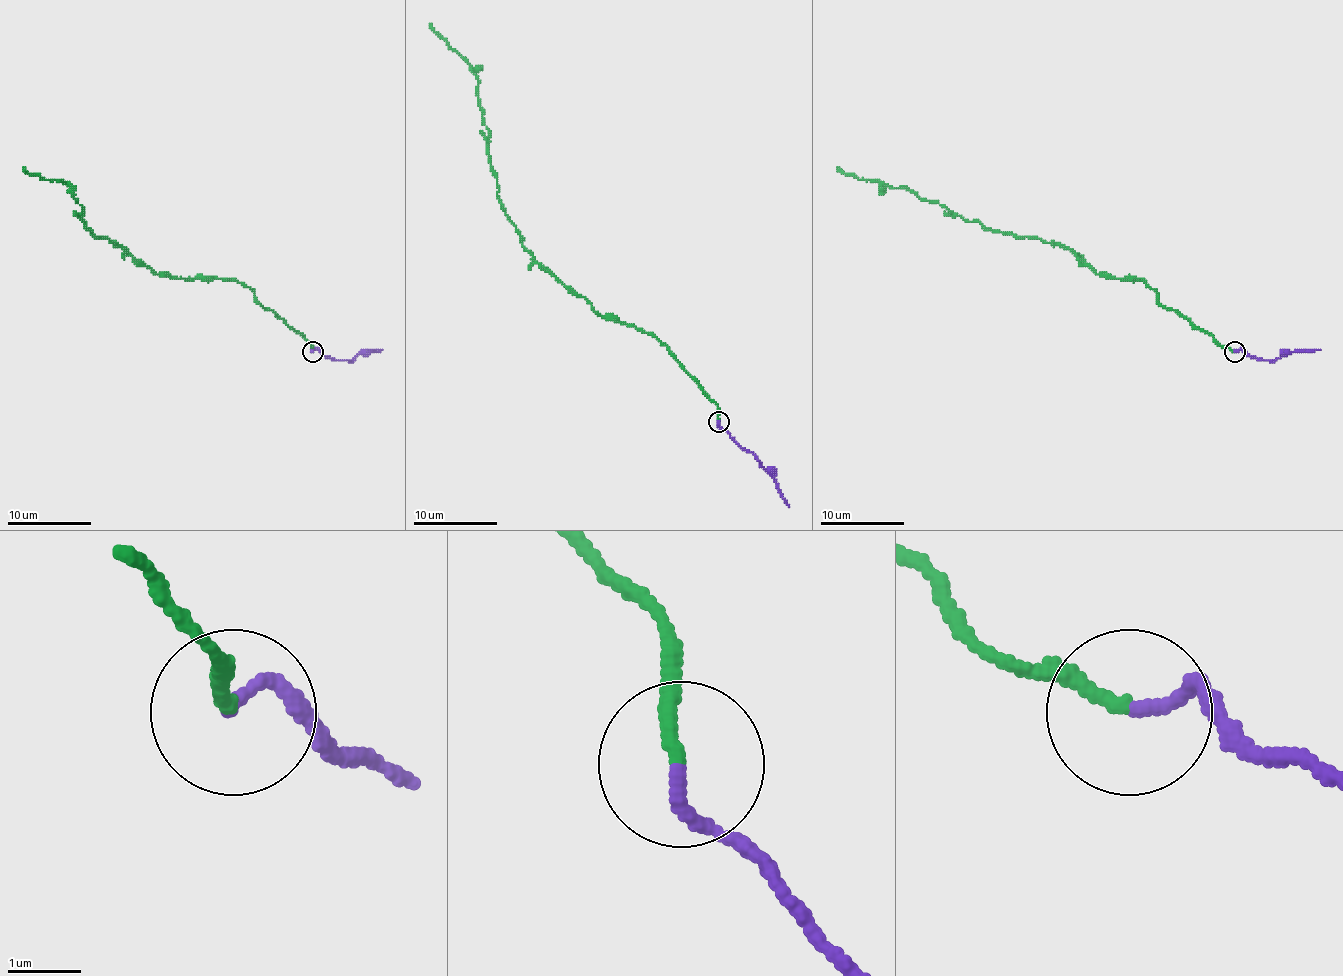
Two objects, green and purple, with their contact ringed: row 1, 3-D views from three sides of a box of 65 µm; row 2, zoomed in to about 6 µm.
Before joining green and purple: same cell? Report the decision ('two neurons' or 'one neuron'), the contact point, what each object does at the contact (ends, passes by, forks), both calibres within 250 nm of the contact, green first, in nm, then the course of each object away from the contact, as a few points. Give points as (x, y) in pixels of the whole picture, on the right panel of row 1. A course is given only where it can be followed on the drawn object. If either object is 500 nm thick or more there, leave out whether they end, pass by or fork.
one neuron; at (1235, 351); green ends there; purple ends there; 180 nm thick on the green side, 180 nm on the other; green runs (1234, 352), (1167, 310), (1139, 278), (1102, 276), (1058, 242), (986, 230), (904, 188), (837, 167); purple runs (1234, 352), (1245, 350), (1261, 360), (1270, 360), (1287, 352), (1320, 350)

